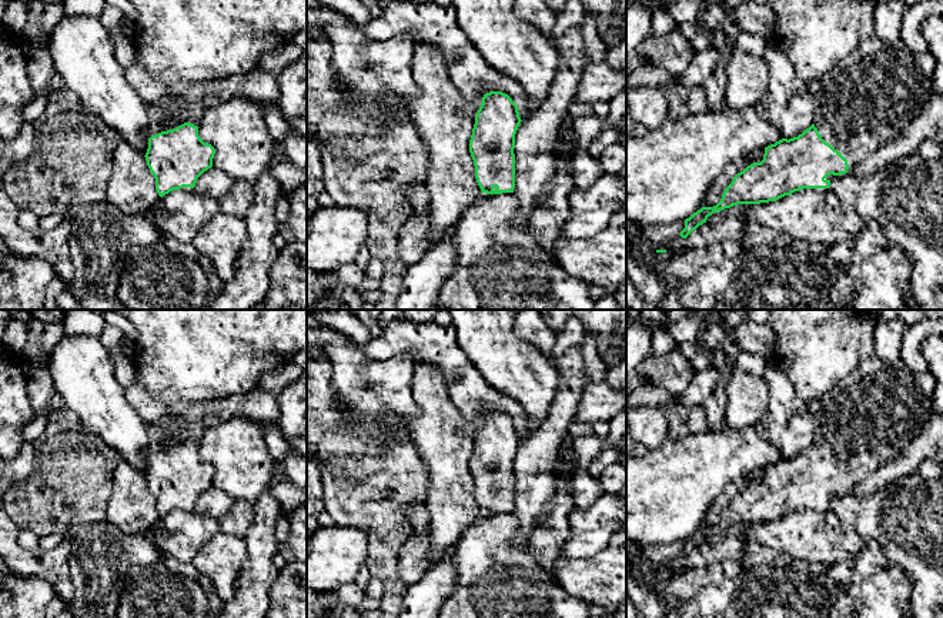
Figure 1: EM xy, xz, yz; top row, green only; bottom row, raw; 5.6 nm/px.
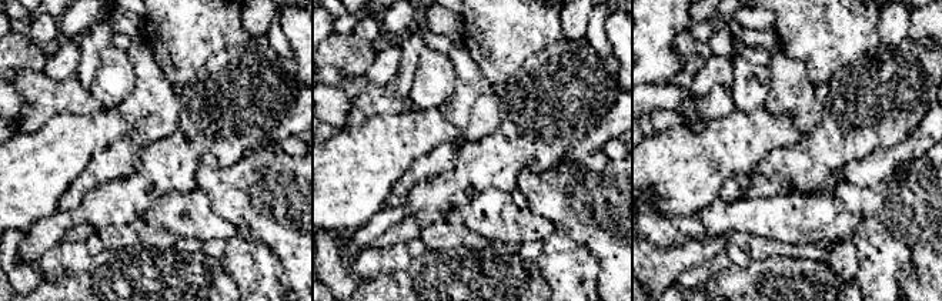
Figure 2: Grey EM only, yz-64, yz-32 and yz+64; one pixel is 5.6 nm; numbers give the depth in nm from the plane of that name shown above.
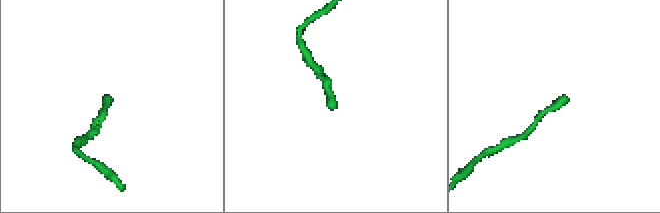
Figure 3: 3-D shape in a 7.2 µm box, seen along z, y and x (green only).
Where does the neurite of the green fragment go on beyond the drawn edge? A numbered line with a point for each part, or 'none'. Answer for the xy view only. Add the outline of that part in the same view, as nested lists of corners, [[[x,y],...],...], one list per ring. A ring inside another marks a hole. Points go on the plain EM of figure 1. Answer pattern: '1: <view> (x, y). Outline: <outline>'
1: xy (169, 417). Outline: [[[164,410],[163,414],[161,414],[161,418],[165,421],[165,441],[167,441],[167,447],[165,447],[164,451],[173,450],[173,448],[175,448],[175,447],[178,447],[178,445],[181,445],[184,442],[191,442],[191,444],[198,447],[198,442],[191,441],[191,440],[187,440],[184,442],[175,442],[174,441],[174,428],[175,428],[174,418],[175,417],[183,417],[183,415],[175,415],[175,414],[173,414],[173,412],[167,411],[167,410]]]

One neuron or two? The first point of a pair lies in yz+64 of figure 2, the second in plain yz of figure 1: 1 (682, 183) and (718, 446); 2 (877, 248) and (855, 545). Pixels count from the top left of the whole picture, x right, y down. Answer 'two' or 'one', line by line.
1: one
2: two

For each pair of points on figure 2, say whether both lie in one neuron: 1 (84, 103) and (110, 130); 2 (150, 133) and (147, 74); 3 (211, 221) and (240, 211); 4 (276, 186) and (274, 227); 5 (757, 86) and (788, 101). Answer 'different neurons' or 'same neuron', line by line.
1: different neurons
2: same neuron
3: different neurons
4: same neuron
5: different neurons

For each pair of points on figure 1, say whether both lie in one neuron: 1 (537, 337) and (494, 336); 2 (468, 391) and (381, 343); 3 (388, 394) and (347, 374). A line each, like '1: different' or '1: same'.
1: different
2: same
3: same

